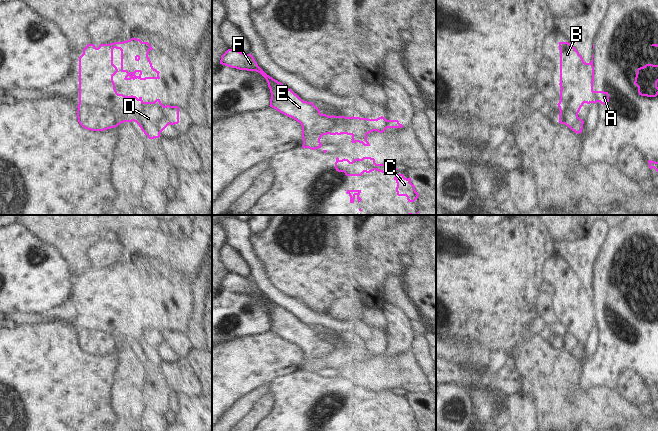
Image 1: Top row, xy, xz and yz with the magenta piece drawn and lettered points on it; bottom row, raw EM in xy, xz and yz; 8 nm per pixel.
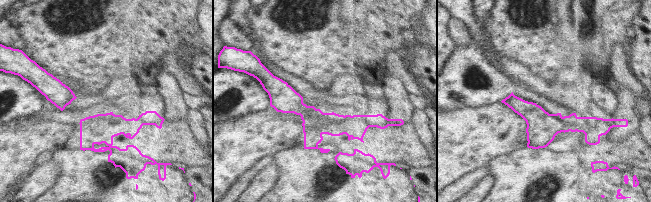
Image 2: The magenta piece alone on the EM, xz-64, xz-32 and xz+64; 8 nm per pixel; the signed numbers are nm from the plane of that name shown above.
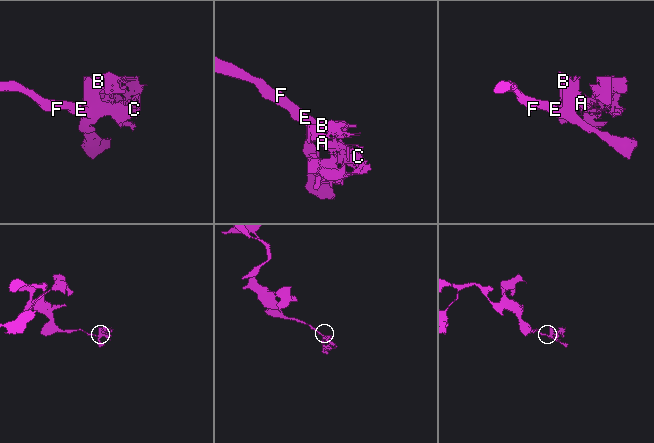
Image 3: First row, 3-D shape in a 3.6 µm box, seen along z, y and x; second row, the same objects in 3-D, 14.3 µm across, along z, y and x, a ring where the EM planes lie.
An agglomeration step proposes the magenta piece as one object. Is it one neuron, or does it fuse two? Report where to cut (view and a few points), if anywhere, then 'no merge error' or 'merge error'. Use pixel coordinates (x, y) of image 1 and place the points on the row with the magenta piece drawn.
cut in xy along (78, 109), (80, 110), (84, 106), (102, 107), (121, 122); merge error

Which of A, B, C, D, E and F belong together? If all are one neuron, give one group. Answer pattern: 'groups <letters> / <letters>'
groups A B C D / E F

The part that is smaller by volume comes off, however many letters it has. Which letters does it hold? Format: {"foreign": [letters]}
{"foreign": ["A", "B", "C", "D"]}

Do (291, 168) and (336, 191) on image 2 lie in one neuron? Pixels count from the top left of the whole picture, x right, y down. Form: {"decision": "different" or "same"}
{"decision": "same"}

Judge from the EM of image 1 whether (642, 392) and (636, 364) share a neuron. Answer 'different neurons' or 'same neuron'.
different neurons

